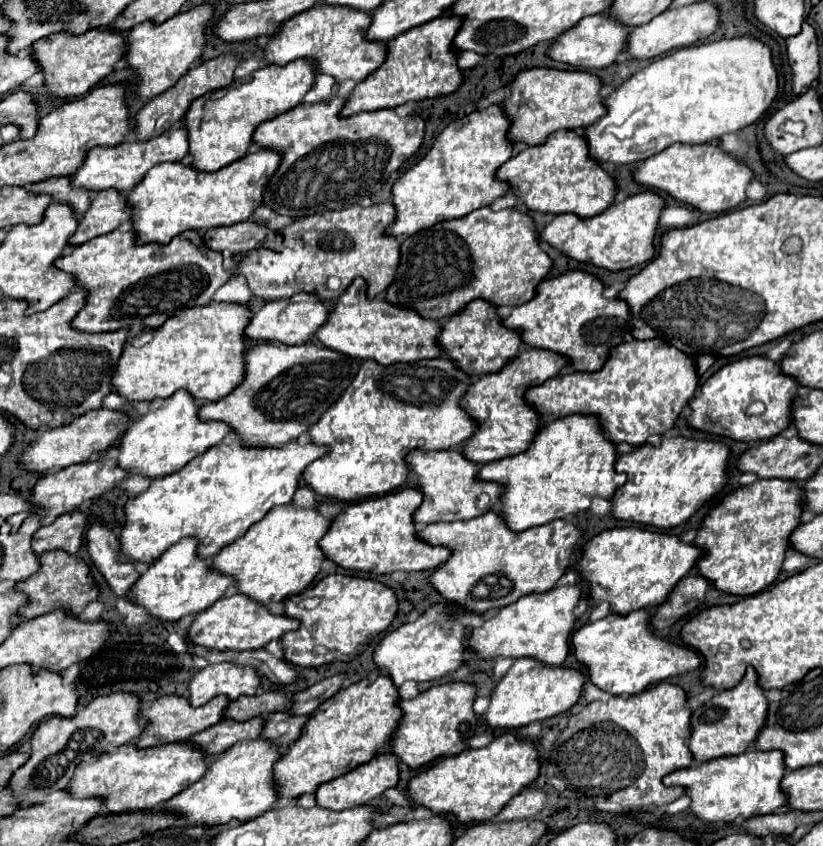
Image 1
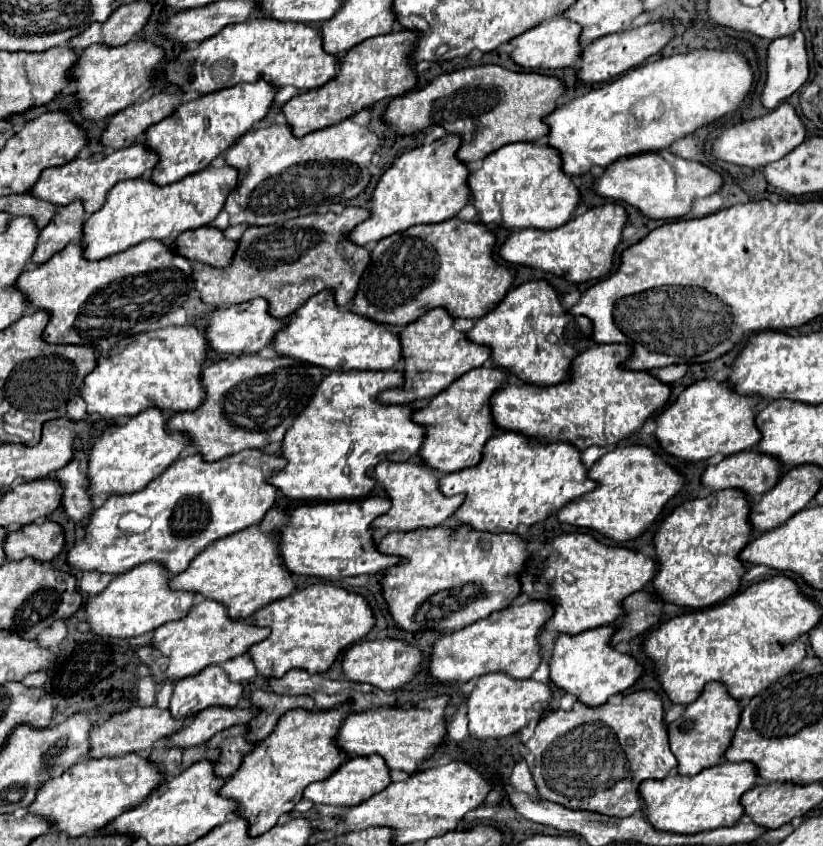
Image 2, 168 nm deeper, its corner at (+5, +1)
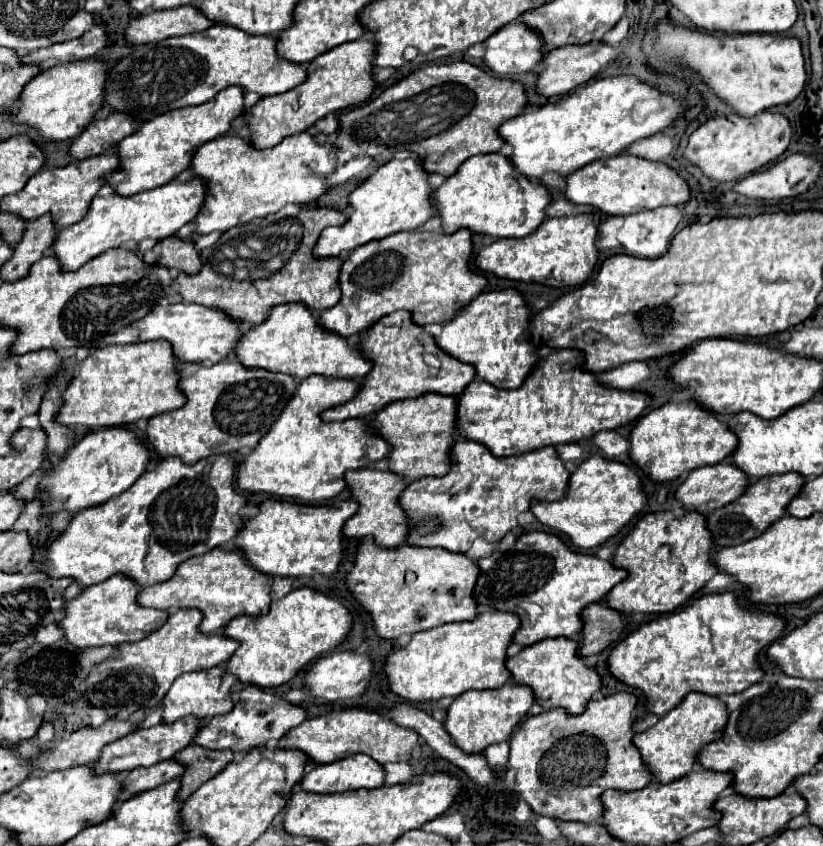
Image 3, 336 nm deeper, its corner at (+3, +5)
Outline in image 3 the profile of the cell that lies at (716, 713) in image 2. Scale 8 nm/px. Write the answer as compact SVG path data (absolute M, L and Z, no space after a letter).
M694 691L688 693L676 709L660 717L660 721L654 727L646 729L644 733L638 733L634 743L644 755L644 761L648 761L648 767L652 769L656 779L662 783L670 783L690 773L698 765L698 753L702 751L704 745L714 743L724 735L726 723L728 723L726 703L720 701L718 697Z

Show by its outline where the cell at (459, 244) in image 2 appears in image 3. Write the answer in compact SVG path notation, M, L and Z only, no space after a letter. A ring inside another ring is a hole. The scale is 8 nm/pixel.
M460 229L450 235L444 231L400 231L380 241L370 241L352 251L350 257L344 261L340 271L342 299L332 309L320 313L320 323L328 331L338 331L338 335L344 335L348 339L362 337L372 327L372 323L400 309L412 311L416 315L416 323L420 325L448 323L450 319L454 319L454 313L462 311L488 285L488 279L482 273L472 271L470 261L472 261L472 231L468 229ZM356 293L360 295L358 303L352 301Z

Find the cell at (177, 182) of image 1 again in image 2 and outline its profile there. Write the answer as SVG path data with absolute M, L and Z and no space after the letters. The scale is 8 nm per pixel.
M228 165L220 169L208 167L166 187L158 187L146 177L122 181L108 191L106 203L84 221L84 233L80 239L84 251L82 255L86 255L86 259L98 261L126 251L128 247L146 239L174 241L182 231L204 227L222 211L222 203L236 181L238 173Z

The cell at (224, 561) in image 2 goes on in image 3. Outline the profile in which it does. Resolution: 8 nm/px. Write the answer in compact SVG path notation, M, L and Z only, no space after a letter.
M212 549L180 563L174 577L164 583L154 583L140 591L140 605L156 609L198 607L204 613L202 633L222 633L224 627L238 615L264 615L270 609L272 575L252 567L240 549Z

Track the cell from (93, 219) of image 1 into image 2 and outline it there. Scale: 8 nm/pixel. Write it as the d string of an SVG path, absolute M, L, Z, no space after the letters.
M70 203L56 211L50 223L40 231L32 263L40 265L48 261L54 253L62 251L68 243L82 239L82 225L84 225L84 209L82 203Z

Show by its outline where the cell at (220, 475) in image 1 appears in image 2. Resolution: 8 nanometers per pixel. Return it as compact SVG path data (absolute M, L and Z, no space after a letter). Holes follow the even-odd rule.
M246 449L212 463L202 461L200 455L178 459L142 491L108 497L108 503L104 501L104 505L90 515L84 537L68 551L66 563L76 571L120 575L136 565L158 561L170 575L178 575L216 539L234 535L262 521L276 497L276 489L268 485L266 479L284 465L286 461L280 455L268 455L258 449ZM128 511L138 511L140 515L150 517L150 529L132 537L120 533L118 519Z

